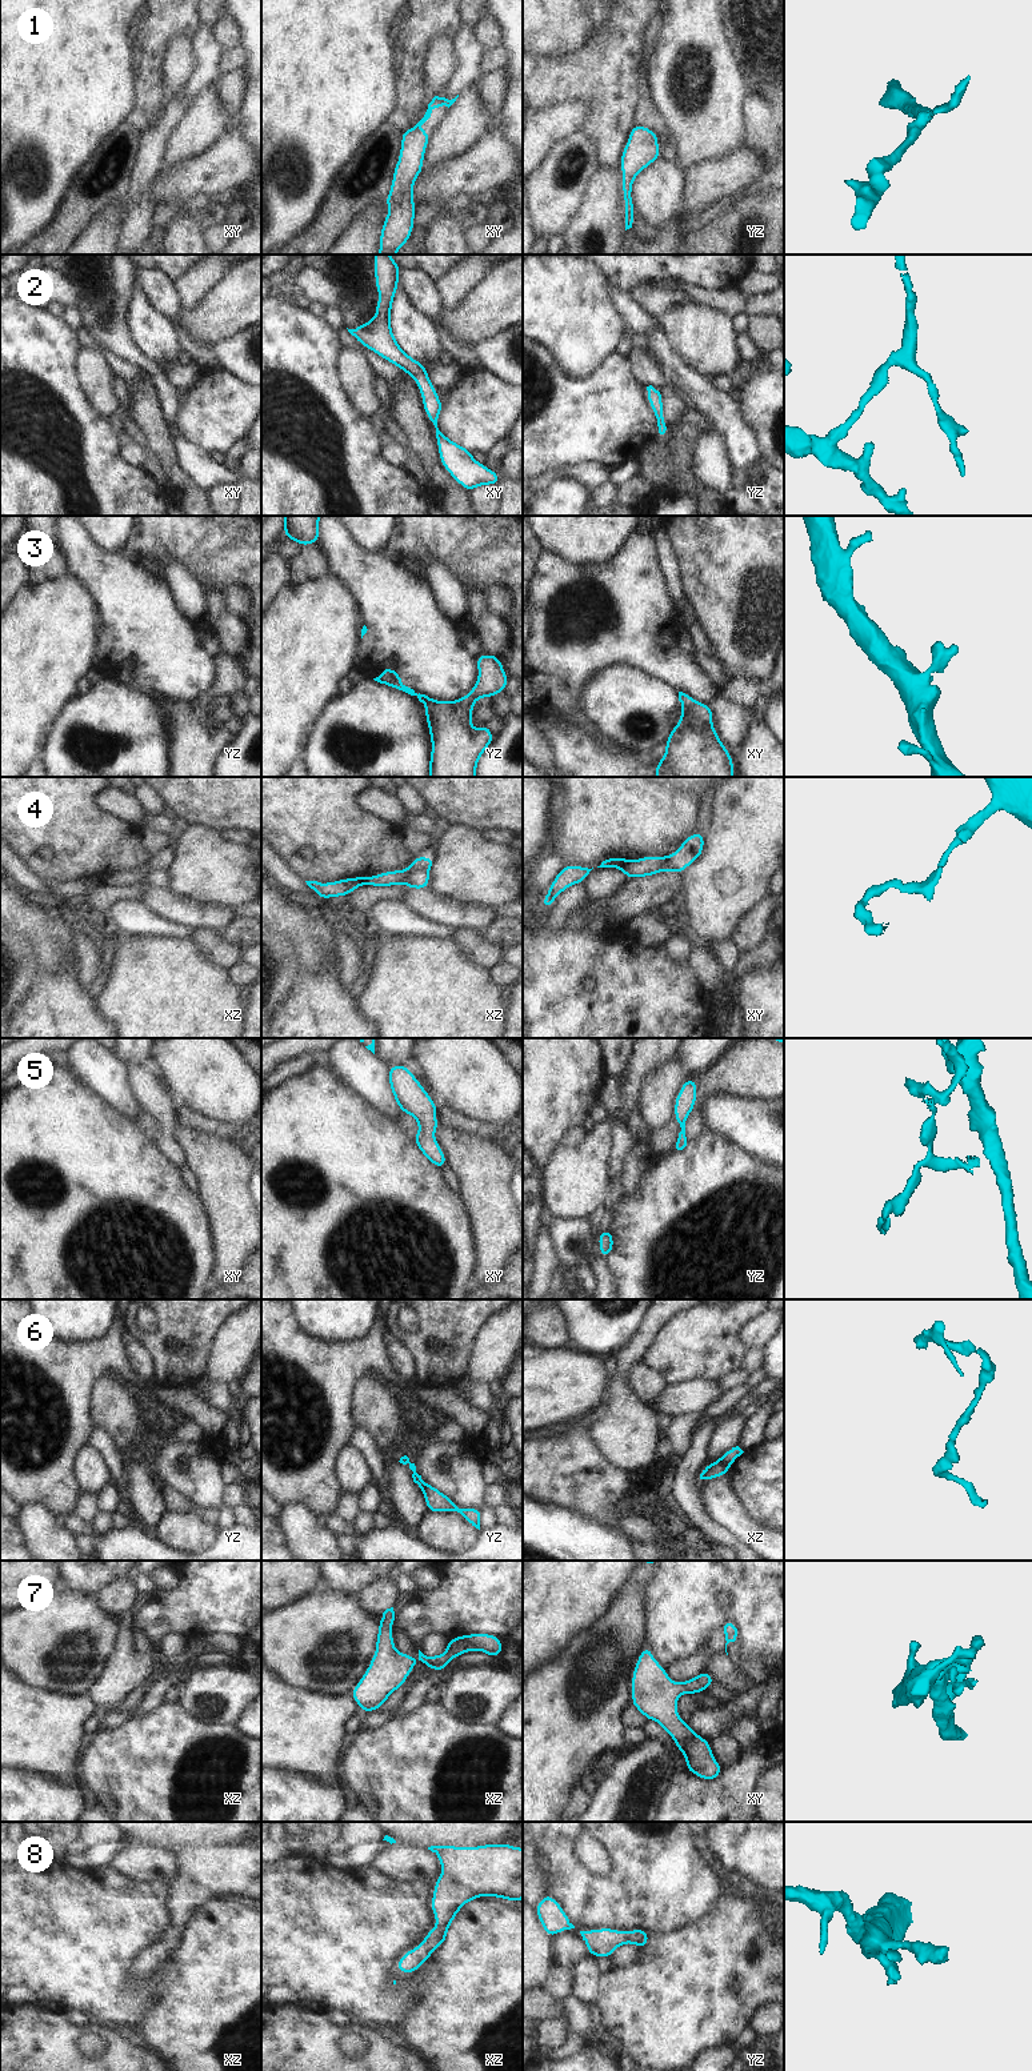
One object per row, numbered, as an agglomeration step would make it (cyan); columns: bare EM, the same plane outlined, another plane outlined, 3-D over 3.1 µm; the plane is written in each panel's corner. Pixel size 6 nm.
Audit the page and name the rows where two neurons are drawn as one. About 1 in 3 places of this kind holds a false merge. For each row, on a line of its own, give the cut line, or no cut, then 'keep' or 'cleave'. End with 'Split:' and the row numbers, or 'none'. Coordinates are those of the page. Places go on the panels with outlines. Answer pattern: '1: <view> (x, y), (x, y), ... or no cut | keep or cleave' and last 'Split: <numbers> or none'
1: no cut | keep
2: no cut | keep
3: no cut | keep
4: xy (627, 861), (620, 868) | cleave
5: no cut | keep
6: xz (718, 1461), (728, 1466) | cleave
7: no cut | keep
8: no cut | keep
Split: 4, 6

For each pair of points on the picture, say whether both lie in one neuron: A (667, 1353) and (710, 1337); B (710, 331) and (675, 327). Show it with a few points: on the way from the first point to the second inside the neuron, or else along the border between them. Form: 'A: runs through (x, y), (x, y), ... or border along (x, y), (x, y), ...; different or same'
A: runs through (678, 1352), (699, 1342); same
B: runs through (702, 331), (683, 327); same

